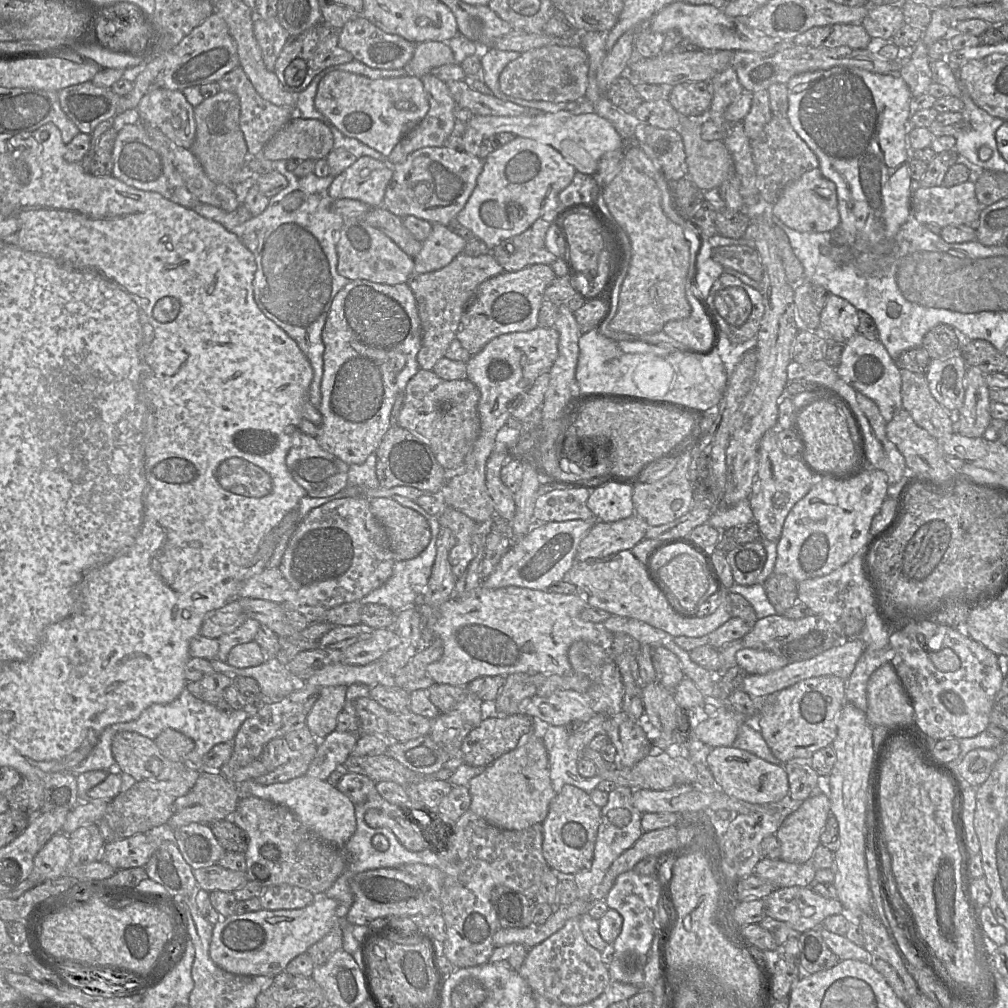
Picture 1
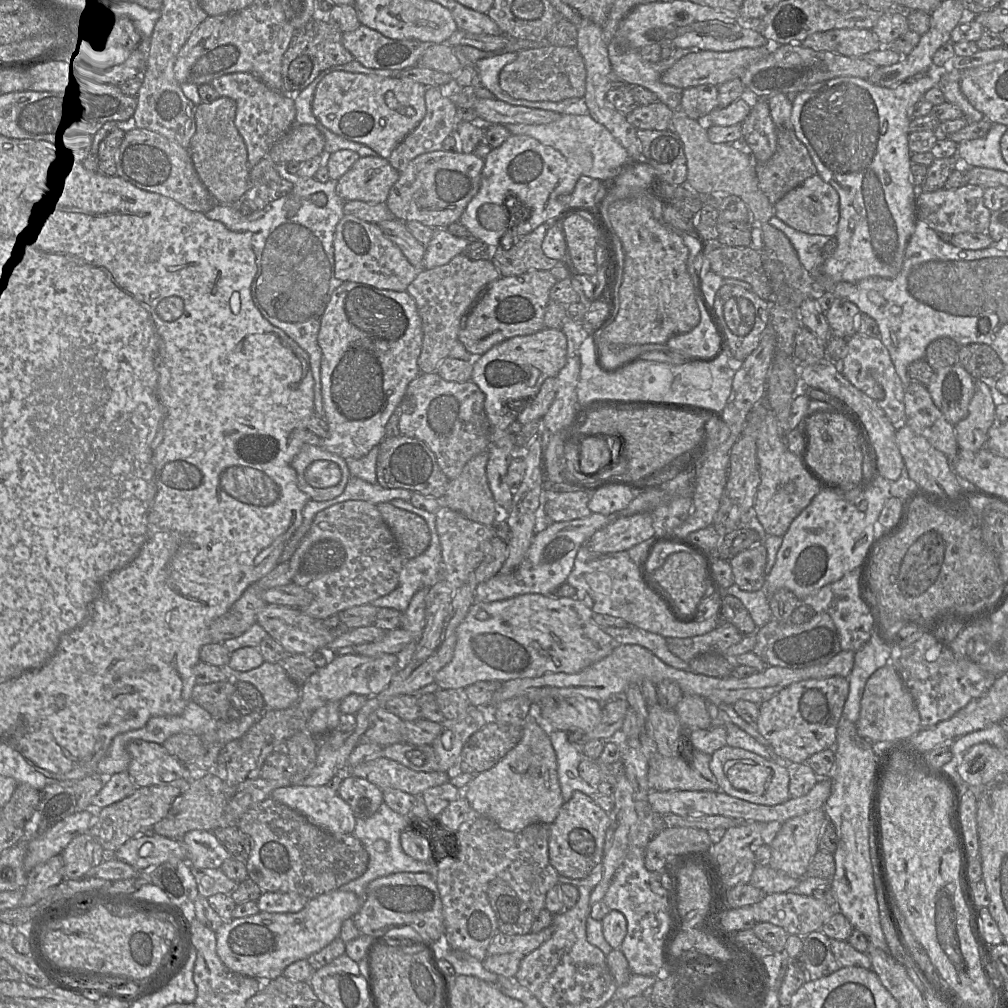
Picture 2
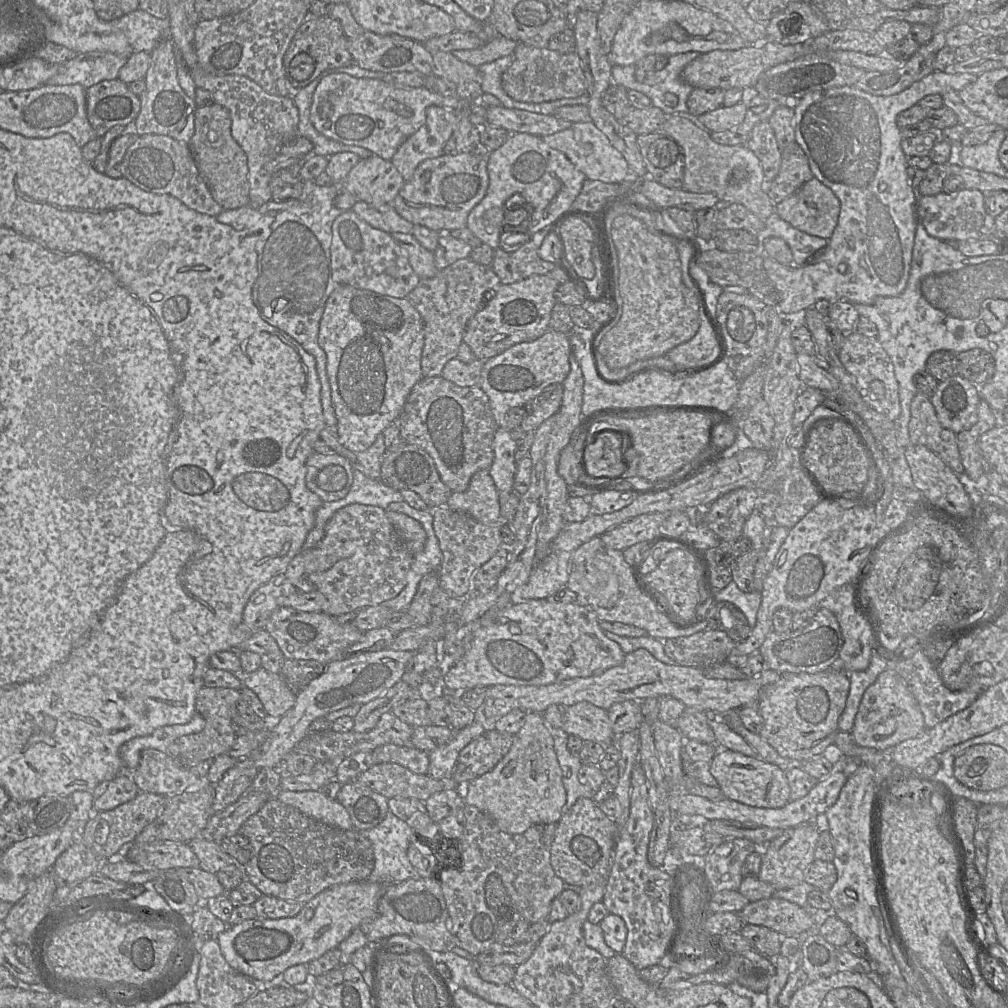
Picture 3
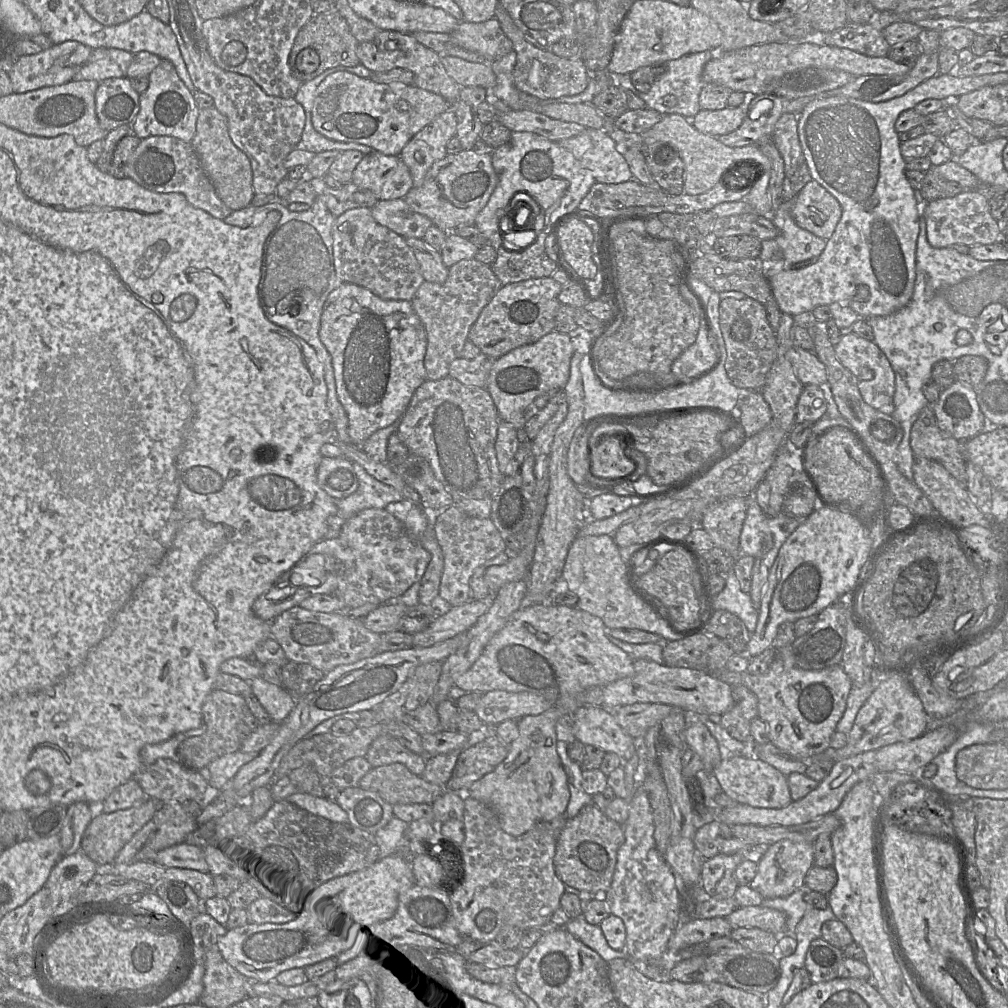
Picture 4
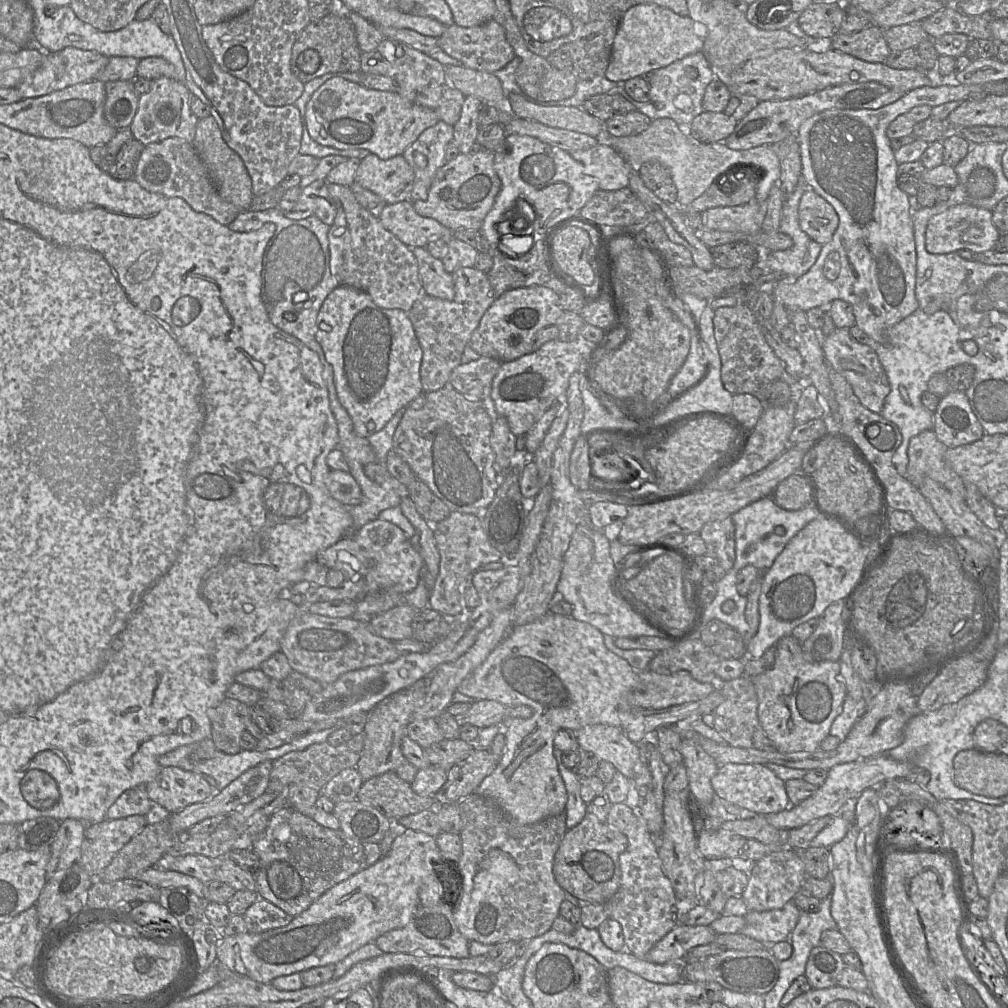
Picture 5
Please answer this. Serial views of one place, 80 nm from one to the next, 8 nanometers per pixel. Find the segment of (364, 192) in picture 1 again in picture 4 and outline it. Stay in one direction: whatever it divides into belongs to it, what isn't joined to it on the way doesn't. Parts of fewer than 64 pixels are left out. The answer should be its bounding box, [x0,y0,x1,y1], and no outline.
[351,151,413,201]

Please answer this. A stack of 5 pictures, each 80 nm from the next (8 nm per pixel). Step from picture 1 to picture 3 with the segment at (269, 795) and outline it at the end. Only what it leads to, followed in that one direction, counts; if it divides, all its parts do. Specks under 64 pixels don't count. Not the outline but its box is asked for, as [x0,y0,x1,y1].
[276,790,354,830]

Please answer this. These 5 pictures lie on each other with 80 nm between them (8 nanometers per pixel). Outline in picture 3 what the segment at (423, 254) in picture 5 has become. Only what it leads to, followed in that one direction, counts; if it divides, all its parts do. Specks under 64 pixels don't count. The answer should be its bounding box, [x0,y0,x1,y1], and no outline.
[389,233,438,279]

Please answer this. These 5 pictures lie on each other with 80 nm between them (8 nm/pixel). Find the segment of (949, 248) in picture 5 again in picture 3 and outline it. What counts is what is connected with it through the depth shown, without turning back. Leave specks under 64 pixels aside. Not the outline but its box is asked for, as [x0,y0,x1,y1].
[917,188,994,240]

